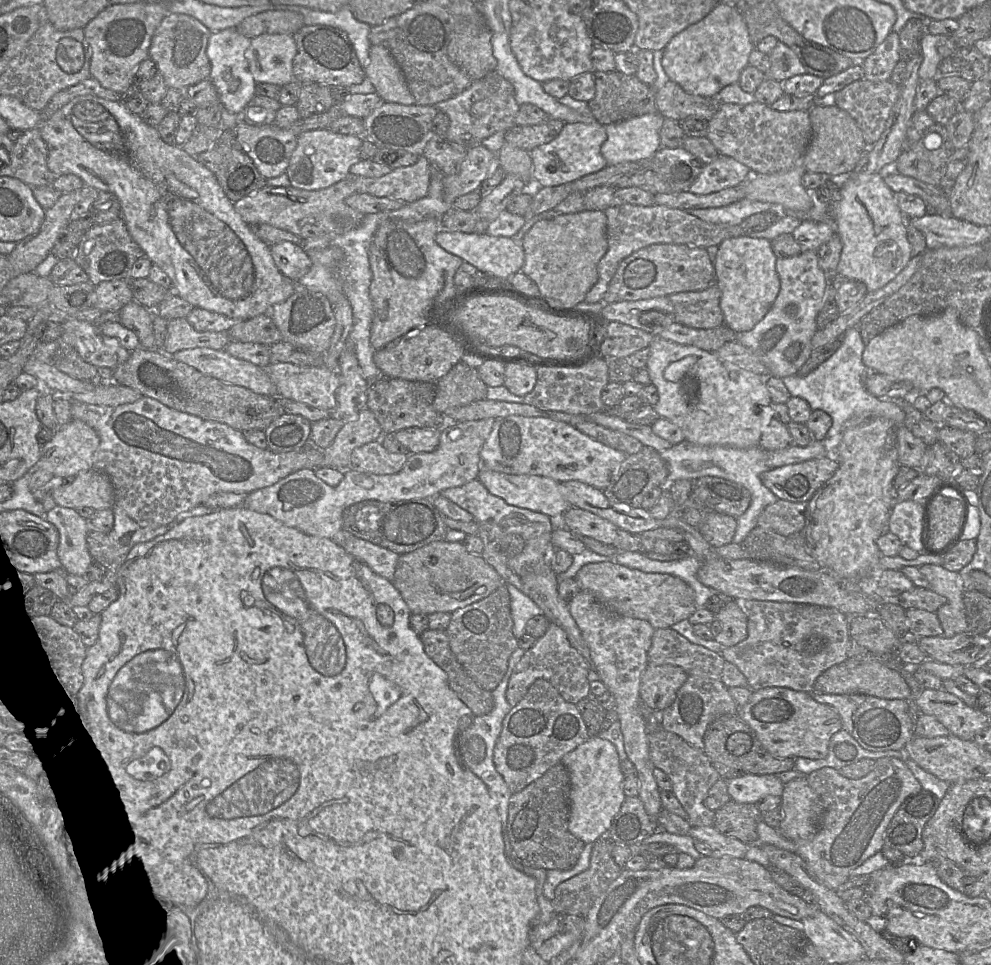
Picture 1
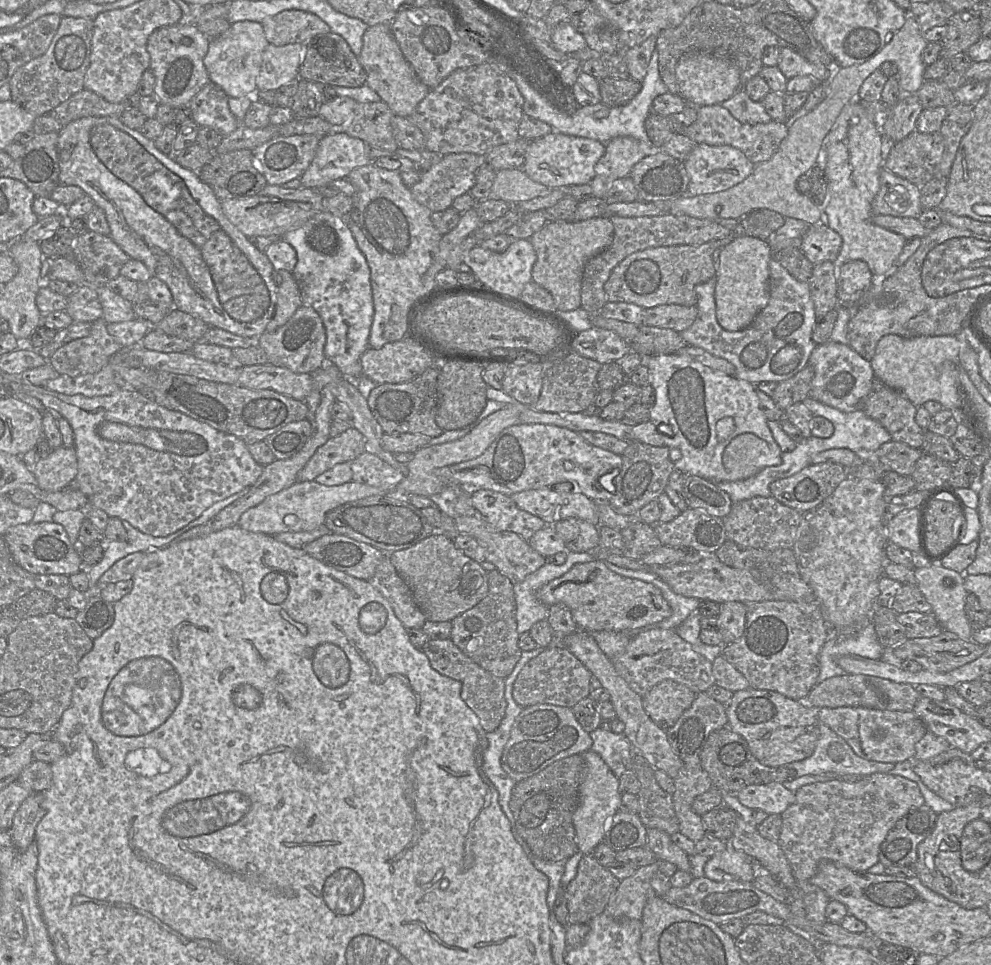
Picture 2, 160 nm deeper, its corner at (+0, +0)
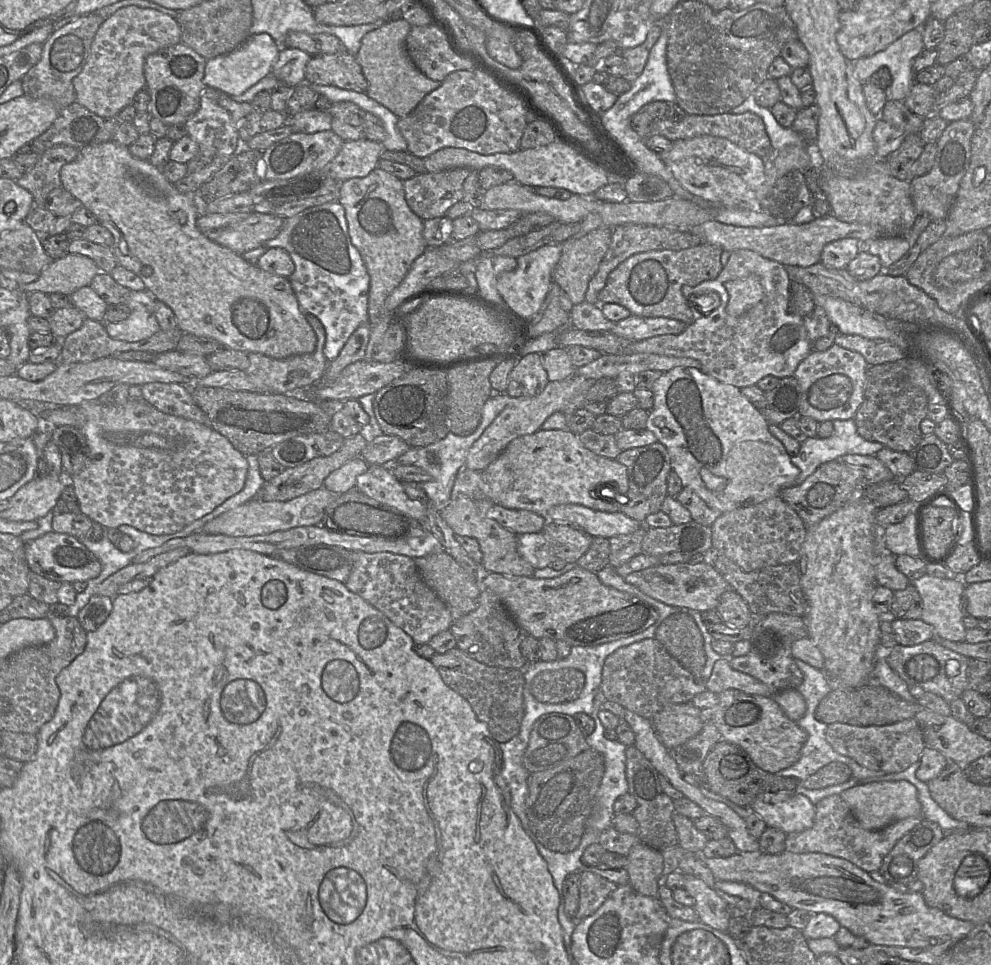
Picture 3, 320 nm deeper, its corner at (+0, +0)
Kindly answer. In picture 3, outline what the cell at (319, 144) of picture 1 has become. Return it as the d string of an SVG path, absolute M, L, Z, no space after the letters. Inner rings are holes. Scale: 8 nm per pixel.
M365 138L345 141L339 154L328 165L328 169L339 183L351 178L366 177L378 168L384 150L386 149L382 143Z

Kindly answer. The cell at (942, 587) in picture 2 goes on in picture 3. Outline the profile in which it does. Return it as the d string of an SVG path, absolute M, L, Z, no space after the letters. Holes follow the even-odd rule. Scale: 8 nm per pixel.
M925 574L911 582L922 600L921 620L934 628L936 636L952 642L964 642L966 637L961 612L964 575L943 579Z

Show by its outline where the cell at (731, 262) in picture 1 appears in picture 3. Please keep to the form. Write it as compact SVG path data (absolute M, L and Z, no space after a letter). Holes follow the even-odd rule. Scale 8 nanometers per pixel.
M748 276L725 283L729 294L726 307L732 317L740 317L763 298L763 287L757 276Z

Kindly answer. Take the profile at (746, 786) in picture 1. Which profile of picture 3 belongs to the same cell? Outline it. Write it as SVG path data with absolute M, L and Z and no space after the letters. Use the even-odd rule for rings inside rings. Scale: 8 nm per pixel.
M795 790L764 793L753 802L750 809L768 827L777 828L786 834L811 828L815 818L815 805Z

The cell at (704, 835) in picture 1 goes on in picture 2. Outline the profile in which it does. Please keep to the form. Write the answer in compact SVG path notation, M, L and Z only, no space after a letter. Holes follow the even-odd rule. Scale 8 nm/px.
M730 841L725 850L710 857L704 867L707 878L717 882L753 882L756 876L756 863L747 854L736 850Z

